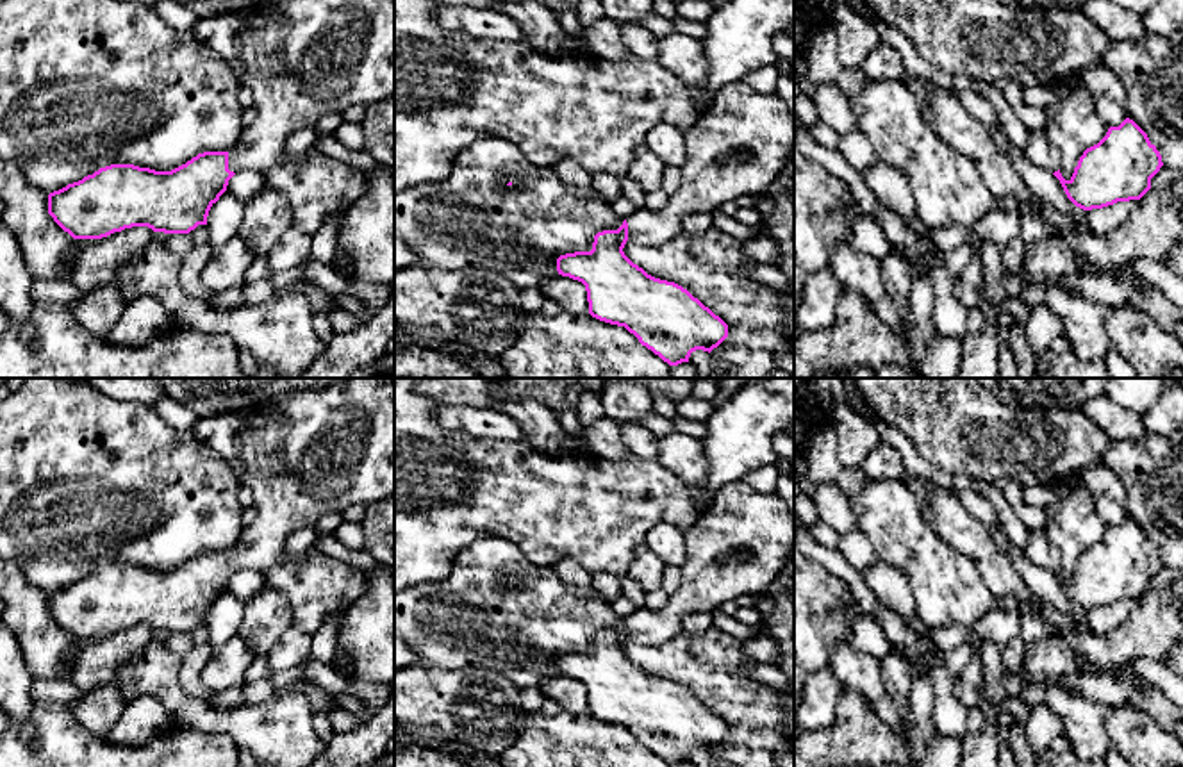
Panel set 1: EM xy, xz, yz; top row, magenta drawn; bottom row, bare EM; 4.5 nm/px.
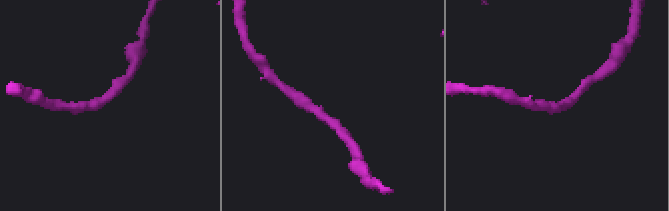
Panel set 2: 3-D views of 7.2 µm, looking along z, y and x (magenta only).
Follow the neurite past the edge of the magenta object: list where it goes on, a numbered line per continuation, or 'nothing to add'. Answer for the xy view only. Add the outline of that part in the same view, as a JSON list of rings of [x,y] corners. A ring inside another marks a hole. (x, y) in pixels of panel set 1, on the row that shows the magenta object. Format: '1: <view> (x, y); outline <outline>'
1: xy (302, 59); outline [[[269,0],[246,11],[203,16],[200,39],[253,95],[257,120],[228,150],[228,169],[266,173],[285,139],[330,112],[394,95],[394,0]]]

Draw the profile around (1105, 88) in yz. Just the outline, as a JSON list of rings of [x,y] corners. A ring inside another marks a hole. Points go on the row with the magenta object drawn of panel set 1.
[[[1092,64],[1080,73],[1080,80],[1092,96],[1101,121],[1119,127],[1126,120],[1126,96],[1119,77],[1104,64]]]

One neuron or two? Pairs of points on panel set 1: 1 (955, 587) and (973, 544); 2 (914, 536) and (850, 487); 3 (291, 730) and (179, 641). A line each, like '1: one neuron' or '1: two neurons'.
1: two neurons
2: two neurons
3: two neurons

